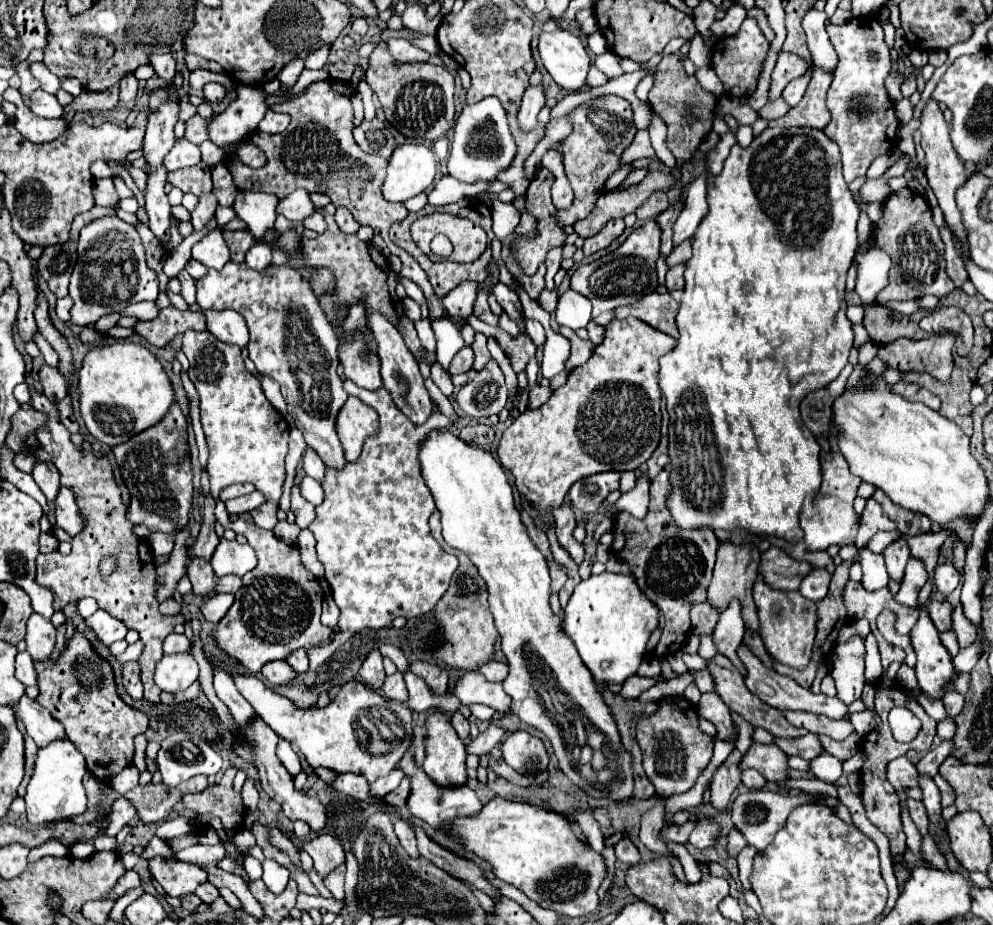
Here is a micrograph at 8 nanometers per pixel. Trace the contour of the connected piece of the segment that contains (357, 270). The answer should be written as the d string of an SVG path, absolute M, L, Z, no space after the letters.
M325 215L325 221L327 221L327 231L323 235L319 235L317 239L309 241L309 239L303 239L303 249L307 253L307 263L309 265L321 265L321 267L327 267L333 271L335 279L337 279L337 293L335 295L327 295L323 301L321 301L321 307L323 311L327 313L327 319L333 321L333 303L341 303L343 307L349 307L353 303L357 303L363 295L367 295L367 311L379 311L383 313L387 319L393 321L393 325L397 325L403 335L405 335L405 343L409 347L409 351L413 355L417 353L423 353L425 359L429 363L435 363L435 357L433 355L427 355L419 343L419 337L417 337L417 331L413 327L413 323L405 317L405 311L401 307L401 301L397 299L395 295L395 273L391 271L389 267L389 261L383 253L379 253L371 243L365 243L361 241L357 235L347 235L339 229L339 225L335 223L333 215Z

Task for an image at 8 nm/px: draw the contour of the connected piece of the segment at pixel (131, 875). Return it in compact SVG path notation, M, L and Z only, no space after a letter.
M129 869L125 875L119 877L119 881L117 881L115 889L113 889L113 895L107 895L107 899L119 899L127 889L133 889L133 887L139 887L139 885L141 885L139 875L133 869Z

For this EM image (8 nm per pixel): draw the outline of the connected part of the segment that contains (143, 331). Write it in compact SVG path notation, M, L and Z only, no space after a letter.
M169 305L167 309L161 309L155 321L139 321L135 325L135 331L151 345L157 345L157 347L167 345L175 335L185 333L187 329L203 331L205 317L195 311L179 311L173 305Z

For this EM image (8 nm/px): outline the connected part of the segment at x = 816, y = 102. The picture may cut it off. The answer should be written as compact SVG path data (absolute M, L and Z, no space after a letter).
M813 67L813 77L811 83L805 91L805 97L801 99L801 103L797 107L793 107L787 115L783 115L781 119L769 121L771 127L811 127L811 129L825 129L825 125L829 123L829 109L825 105L825 93L831 85L831 75L823 73L819 67Z

